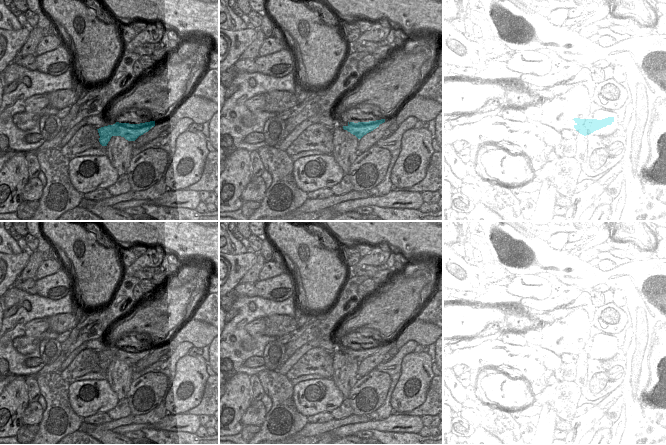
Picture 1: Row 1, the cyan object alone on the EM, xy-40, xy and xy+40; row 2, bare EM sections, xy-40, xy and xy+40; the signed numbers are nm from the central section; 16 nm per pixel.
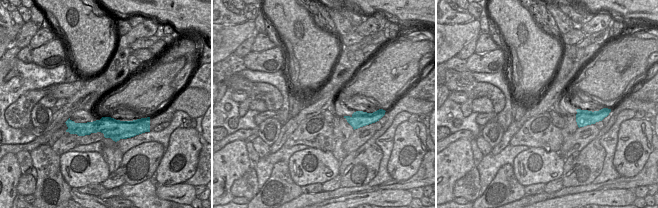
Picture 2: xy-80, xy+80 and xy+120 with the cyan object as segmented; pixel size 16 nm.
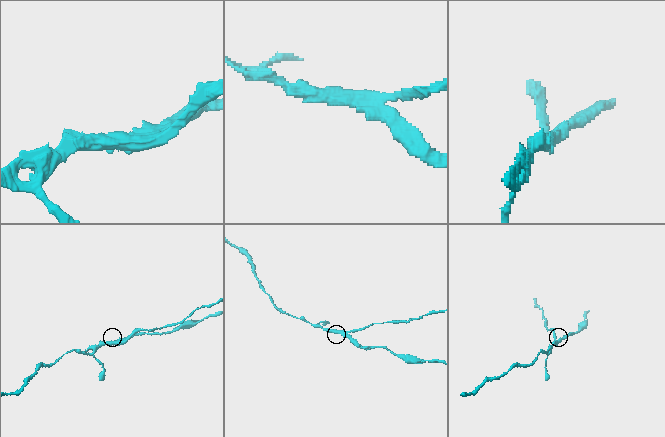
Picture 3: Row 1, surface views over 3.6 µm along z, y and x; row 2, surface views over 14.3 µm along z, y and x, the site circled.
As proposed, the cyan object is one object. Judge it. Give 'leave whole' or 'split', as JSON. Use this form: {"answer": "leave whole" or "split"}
{"answer": "split"}

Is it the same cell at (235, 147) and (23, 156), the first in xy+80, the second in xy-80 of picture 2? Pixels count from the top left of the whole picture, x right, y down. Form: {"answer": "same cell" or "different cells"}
{"answer": "different cells"}

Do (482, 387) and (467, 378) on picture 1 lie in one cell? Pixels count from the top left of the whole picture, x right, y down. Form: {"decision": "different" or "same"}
{"decision": "different"}

